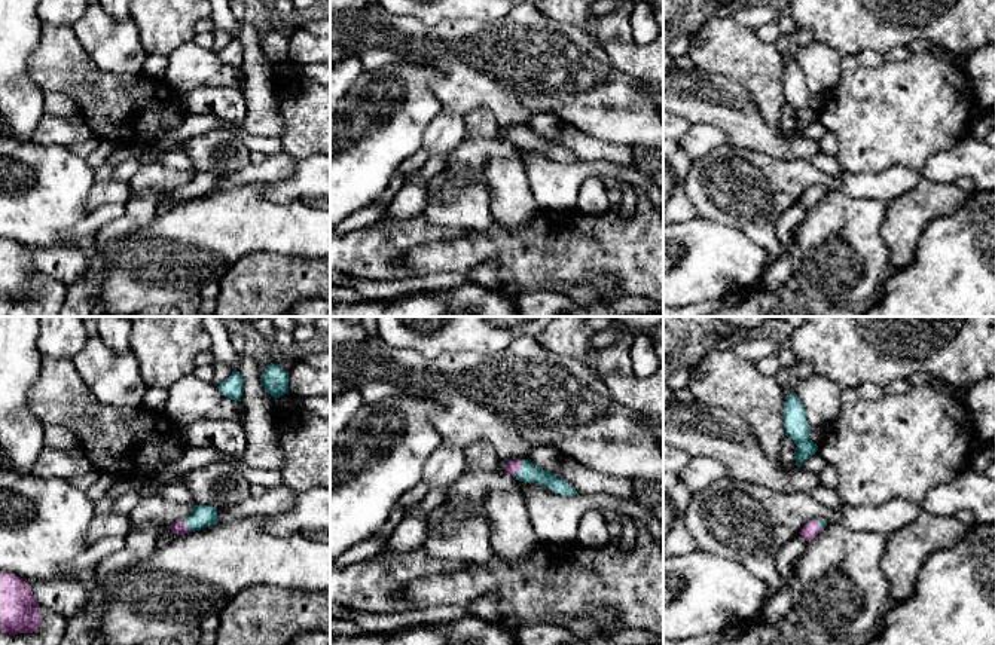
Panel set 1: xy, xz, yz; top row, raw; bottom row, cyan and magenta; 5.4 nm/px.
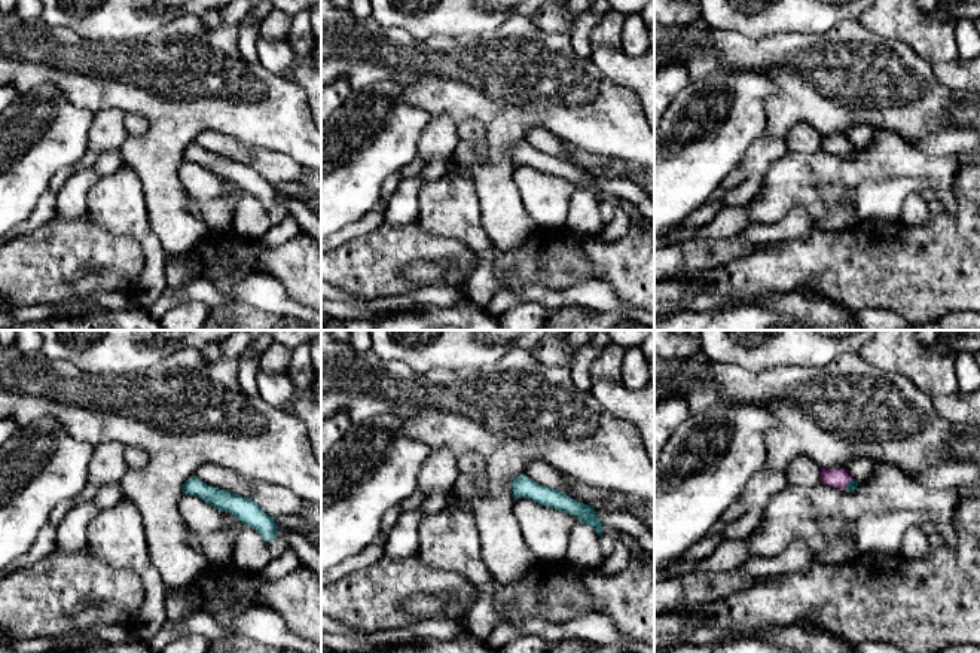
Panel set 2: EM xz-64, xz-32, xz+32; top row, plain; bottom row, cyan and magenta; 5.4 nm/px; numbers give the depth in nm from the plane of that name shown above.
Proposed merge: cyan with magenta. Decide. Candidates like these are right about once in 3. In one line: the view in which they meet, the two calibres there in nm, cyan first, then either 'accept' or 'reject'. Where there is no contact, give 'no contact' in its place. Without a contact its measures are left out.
xz | 110/70 nm | accept

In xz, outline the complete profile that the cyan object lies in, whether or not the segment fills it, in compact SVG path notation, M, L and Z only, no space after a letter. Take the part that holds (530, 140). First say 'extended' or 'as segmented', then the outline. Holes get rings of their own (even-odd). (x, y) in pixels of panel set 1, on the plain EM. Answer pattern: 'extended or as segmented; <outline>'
extended; M528 126L510 128L504 135L507 141L519 149L543 152L547 153L552 159L565 163L579 162L565 147L553 143L550 138L534 132Z

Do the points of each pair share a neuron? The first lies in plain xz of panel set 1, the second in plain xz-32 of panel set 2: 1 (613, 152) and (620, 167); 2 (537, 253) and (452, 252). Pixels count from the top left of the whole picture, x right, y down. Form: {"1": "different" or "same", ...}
{"1": "different", "2": "different"}

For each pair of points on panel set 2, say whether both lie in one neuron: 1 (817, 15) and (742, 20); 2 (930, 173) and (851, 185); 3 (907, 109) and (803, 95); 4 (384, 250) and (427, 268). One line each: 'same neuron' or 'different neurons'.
1: same neuron
2: same neuron
3: same neuron
4: different neurons

